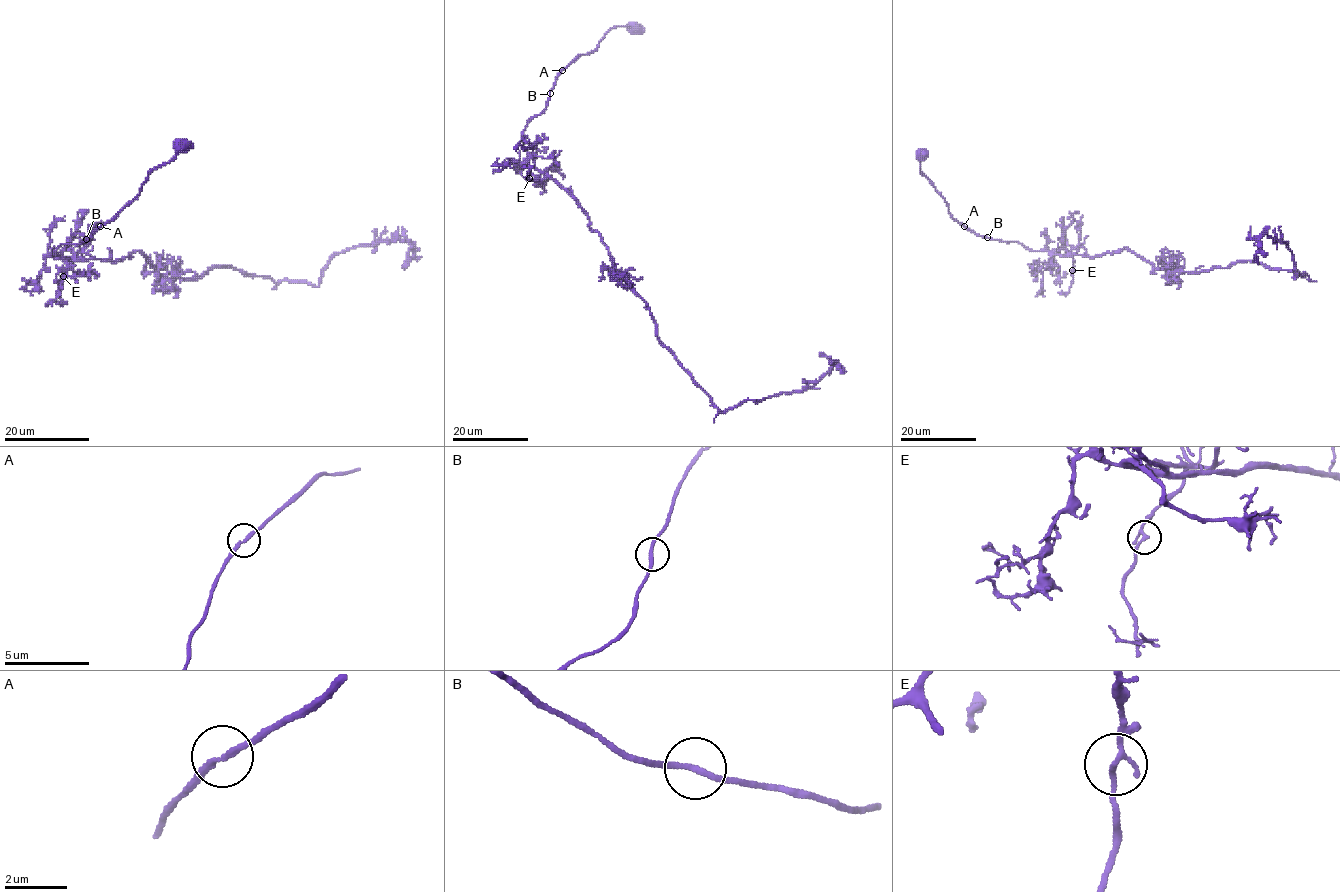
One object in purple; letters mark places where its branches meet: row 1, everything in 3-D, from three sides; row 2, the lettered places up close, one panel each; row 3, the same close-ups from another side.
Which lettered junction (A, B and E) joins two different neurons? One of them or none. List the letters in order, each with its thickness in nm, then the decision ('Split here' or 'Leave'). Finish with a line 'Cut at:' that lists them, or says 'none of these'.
A: Thickness 190 nm. Leave
B: Thickness 190 nm. Leave
E: Thickness 180 nm. Leave
Cut at: none of these

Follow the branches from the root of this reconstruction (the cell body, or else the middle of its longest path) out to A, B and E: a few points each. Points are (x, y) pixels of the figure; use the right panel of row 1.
A: (921, 153), (921, 172), (947, 203), (949, 214), (964, 226)
B: (921, 153), (920, 170), (947, 203), (949, 214), (970, 231), (987, 237)
E: (921, 153), (921, 172), (956, 221), (981, 236), (1019, 242), (1032, 250), (1071, 254), (1072, 270)

